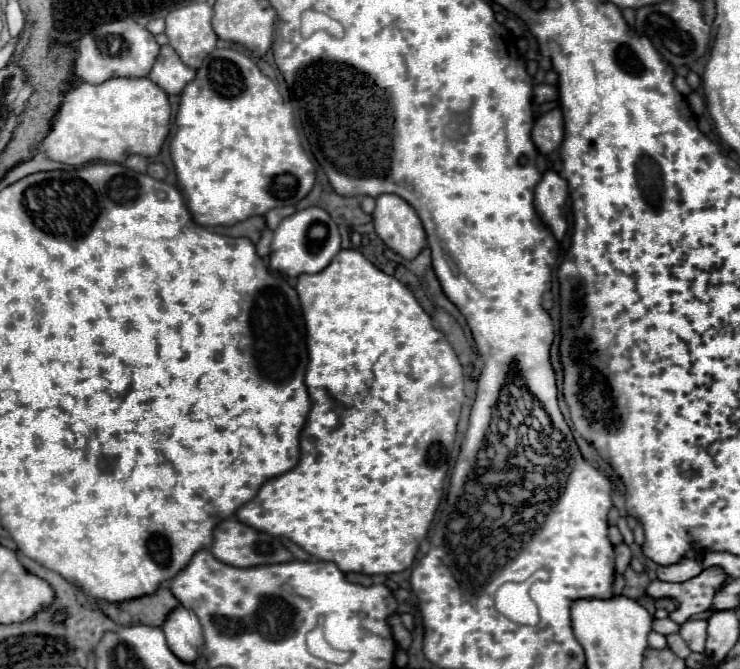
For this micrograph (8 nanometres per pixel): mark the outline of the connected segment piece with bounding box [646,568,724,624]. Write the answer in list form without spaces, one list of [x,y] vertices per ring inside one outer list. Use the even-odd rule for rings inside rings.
[[[704,568],[700,576],[686,580],[684,584],[668,584],[664,580],[654,580],[648,586],[650,596],[672,596],[678,600],[678,608],[670,614],[676,624],[684,624],[690,616],[710,609],[716,592],[720,592],[720,584],[724,584],[722,568]]]

